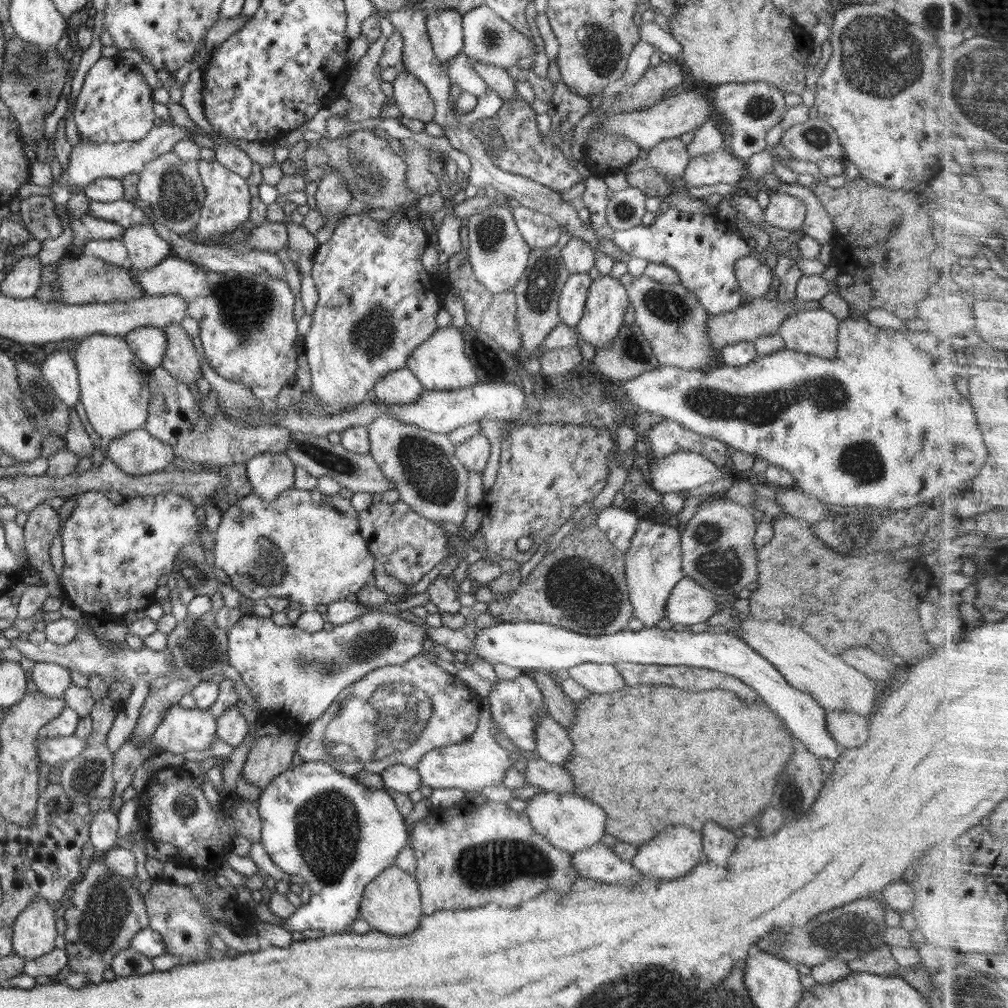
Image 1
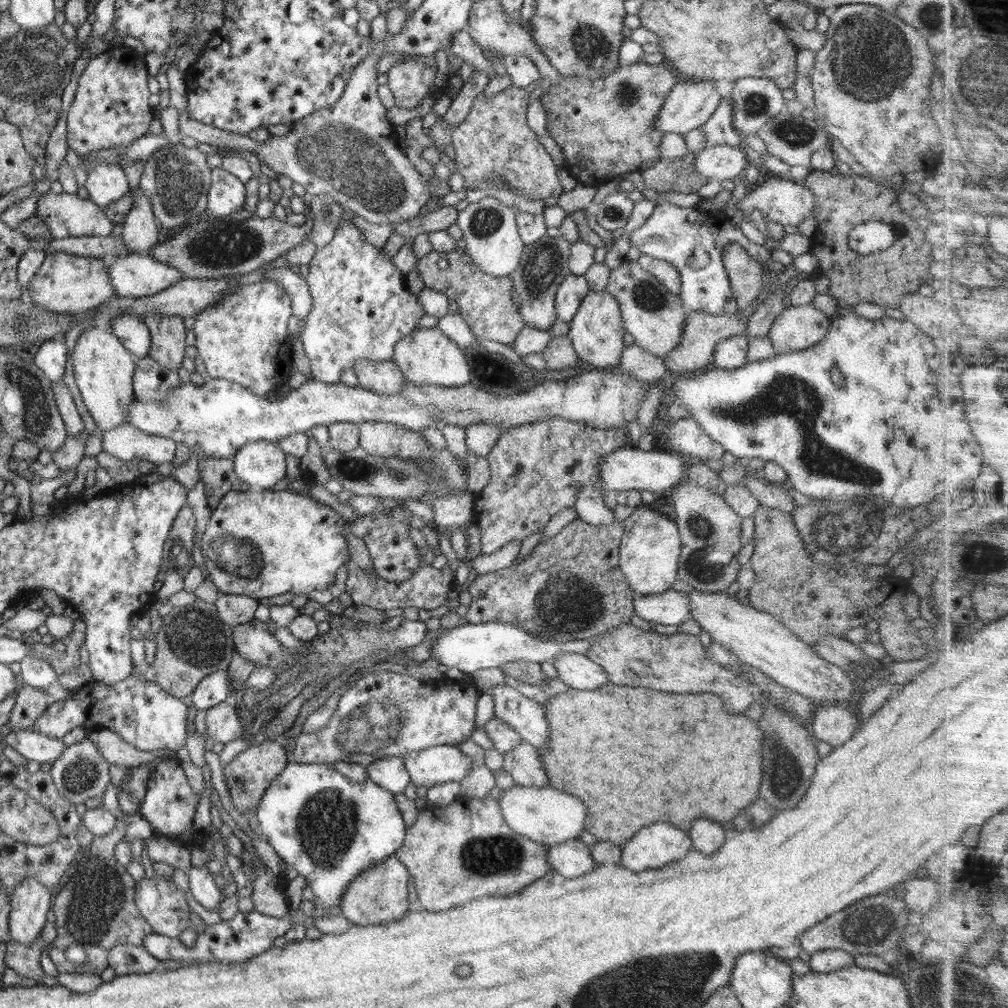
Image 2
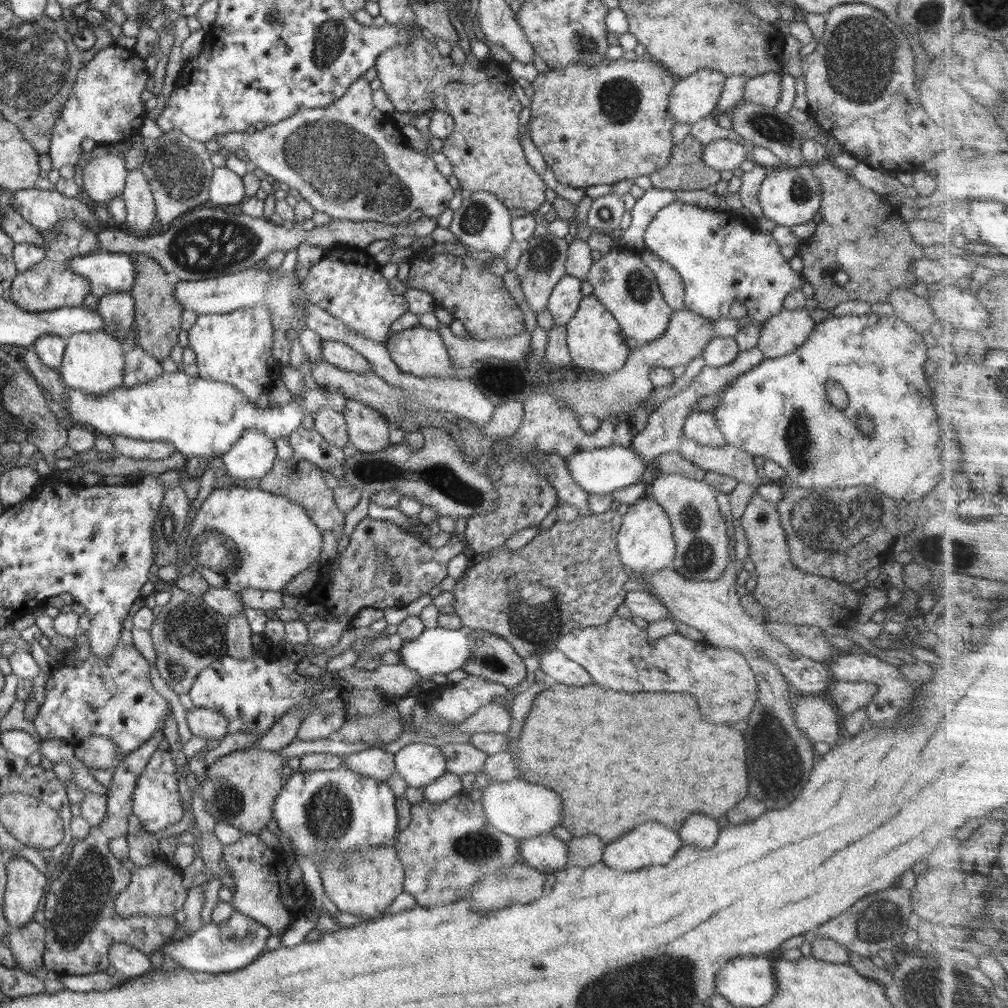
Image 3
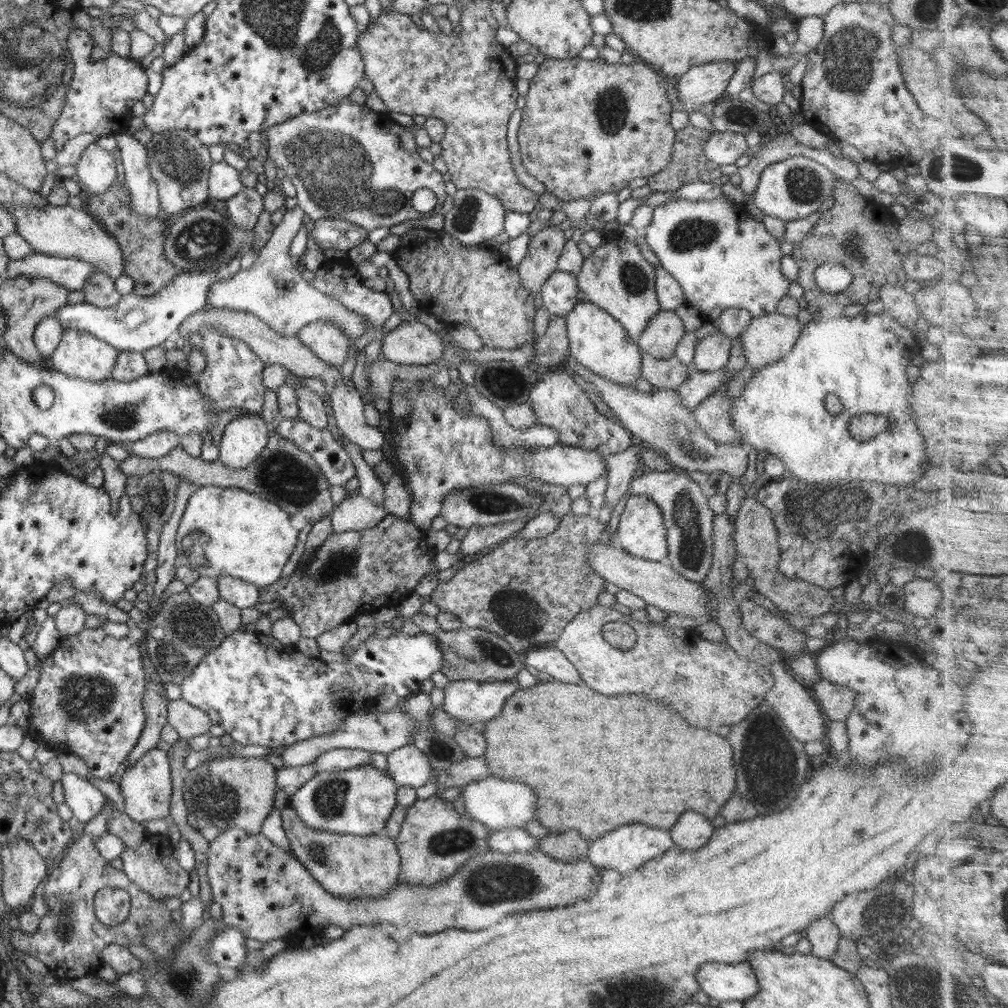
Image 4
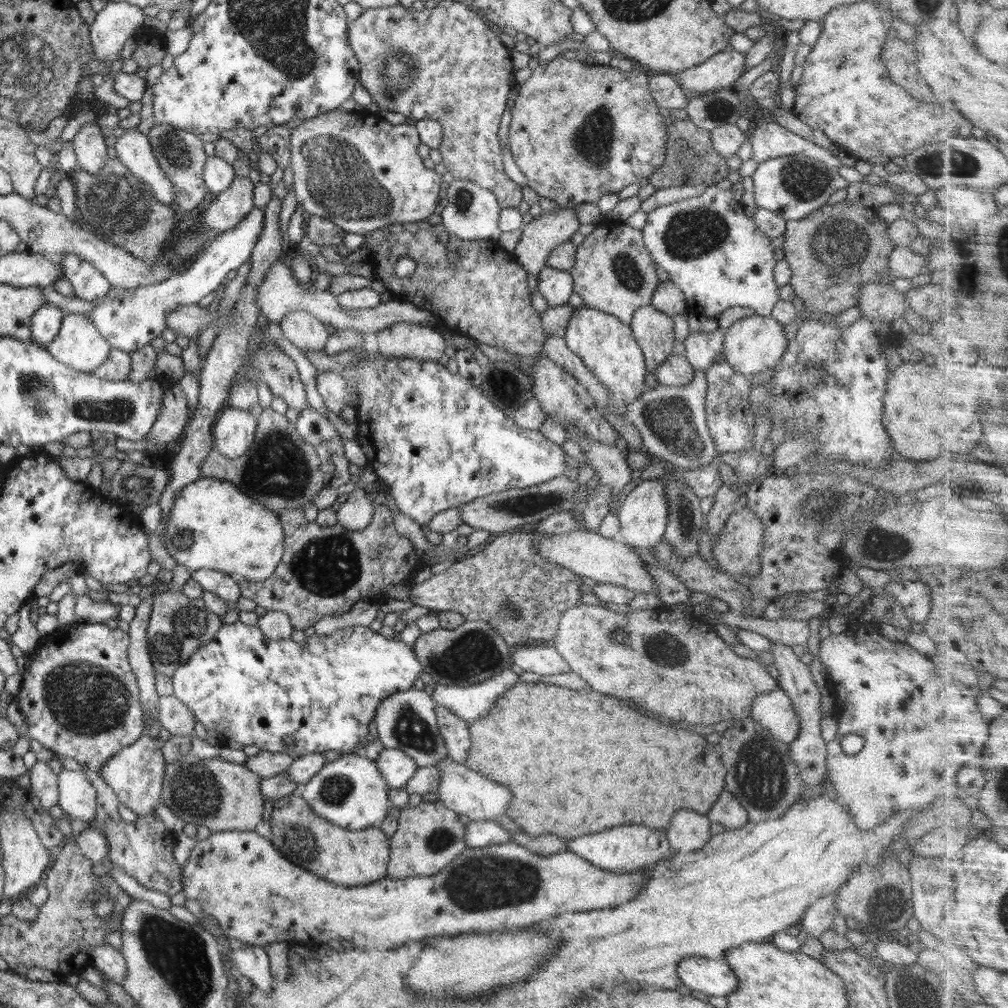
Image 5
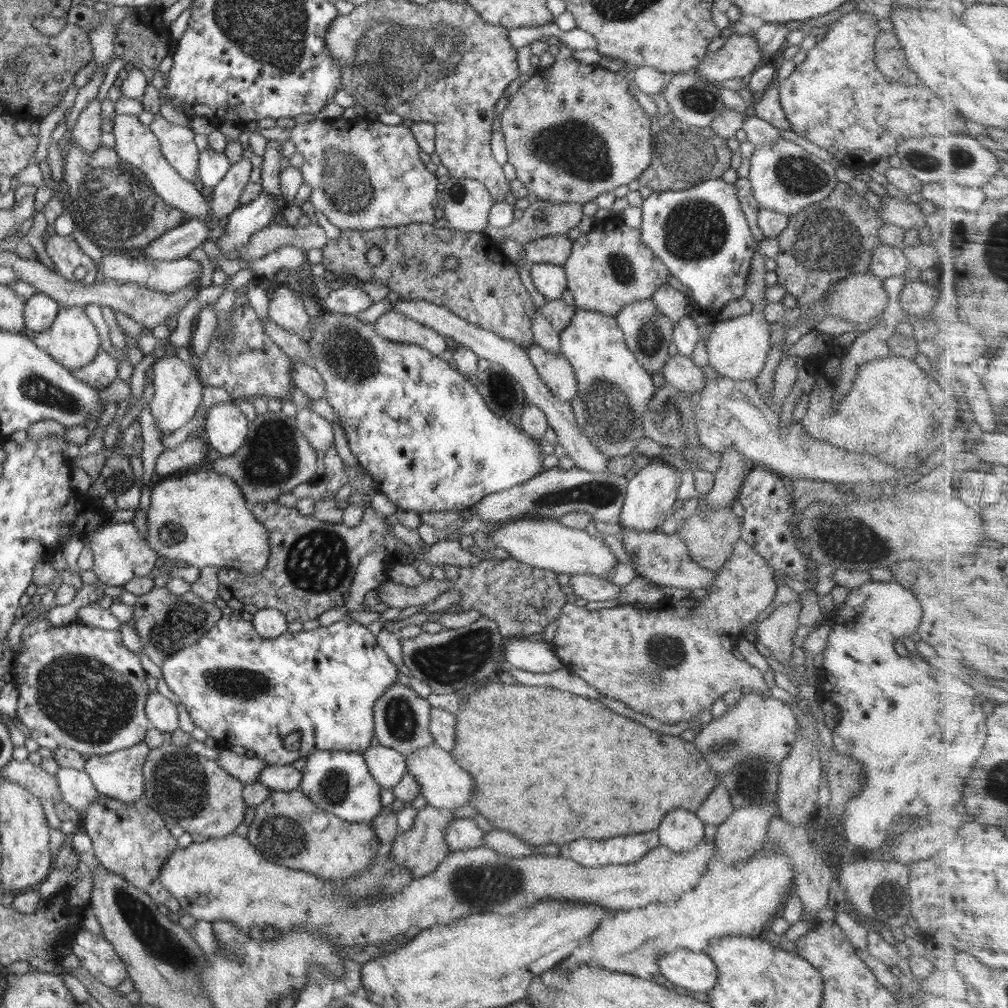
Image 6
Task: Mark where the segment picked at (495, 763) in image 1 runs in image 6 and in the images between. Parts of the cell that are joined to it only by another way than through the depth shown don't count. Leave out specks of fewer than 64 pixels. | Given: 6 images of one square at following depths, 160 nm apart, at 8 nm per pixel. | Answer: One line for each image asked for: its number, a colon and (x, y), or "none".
2: (438, 764)
3: (419, 764)
4: (408, 766)
5: (397, 768)
6: (387, 766)

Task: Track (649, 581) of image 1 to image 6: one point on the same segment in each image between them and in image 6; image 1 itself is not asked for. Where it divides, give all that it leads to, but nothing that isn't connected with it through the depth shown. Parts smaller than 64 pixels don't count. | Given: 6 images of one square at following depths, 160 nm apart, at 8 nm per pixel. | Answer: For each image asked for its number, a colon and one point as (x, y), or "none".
2: (650, 549)
3: (645, 543)
4: (641, 532)
5: (643, 515)
6: (651, 493)

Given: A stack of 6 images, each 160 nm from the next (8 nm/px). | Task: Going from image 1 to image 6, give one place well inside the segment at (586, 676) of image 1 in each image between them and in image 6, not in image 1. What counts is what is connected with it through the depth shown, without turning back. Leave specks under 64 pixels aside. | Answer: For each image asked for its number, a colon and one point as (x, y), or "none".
2: (576, 670)
3: (554, 663)
4: (552, 661)
5: (542, 660)
6: (539, 657)

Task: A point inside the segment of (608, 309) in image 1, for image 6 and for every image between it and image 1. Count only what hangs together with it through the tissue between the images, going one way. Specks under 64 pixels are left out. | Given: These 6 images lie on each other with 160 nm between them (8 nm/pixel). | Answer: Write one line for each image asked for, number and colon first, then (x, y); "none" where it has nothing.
2: (596, 330)
3: (595, 341)
4: (597, 341)
5: (606, 345)
6: (614, 390)

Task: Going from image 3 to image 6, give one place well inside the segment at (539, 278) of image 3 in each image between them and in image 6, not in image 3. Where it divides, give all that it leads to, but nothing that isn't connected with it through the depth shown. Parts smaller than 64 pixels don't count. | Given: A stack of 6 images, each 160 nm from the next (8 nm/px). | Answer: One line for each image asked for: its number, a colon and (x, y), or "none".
4: (545, 247)
5: (542, 234)
6: (541, 218)

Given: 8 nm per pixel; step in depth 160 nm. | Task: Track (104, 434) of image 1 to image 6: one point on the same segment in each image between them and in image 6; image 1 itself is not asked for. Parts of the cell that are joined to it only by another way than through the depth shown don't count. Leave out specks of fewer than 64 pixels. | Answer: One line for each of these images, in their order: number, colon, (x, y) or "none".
2: (104, 369)
3: (93, 363)
4: (80, 355)
5: (78, 344)
6: (72, 340)

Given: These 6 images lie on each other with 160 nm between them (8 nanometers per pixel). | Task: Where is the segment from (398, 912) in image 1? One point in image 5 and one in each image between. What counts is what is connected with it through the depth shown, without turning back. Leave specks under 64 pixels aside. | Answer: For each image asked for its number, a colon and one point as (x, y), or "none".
2: (380, 895)
3: (364, 883)
4: (353, 867)
5: (349, 858)

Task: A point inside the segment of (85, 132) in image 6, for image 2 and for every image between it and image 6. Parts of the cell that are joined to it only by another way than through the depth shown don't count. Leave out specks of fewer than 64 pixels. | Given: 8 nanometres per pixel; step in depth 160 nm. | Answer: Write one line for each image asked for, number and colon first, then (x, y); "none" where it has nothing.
2: (105, 184)
3: (104, 178)
4: (96, 171)
5: (89, 147)

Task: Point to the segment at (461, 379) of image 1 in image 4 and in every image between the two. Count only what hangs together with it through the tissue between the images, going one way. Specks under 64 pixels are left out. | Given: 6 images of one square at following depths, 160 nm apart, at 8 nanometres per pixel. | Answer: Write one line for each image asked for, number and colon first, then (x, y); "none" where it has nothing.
2: (426, 356)
3: (419, 351)
4: (411, 343)

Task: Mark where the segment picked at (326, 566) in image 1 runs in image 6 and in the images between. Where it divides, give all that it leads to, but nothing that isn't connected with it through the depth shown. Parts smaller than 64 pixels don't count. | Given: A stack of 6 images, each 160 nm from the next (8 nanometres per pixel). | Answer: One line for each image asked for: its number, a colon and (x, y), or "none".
2: (258, 543)
3: (239, 538)
4: (250, 538)
5: (213, 525)
6: (202, 518)

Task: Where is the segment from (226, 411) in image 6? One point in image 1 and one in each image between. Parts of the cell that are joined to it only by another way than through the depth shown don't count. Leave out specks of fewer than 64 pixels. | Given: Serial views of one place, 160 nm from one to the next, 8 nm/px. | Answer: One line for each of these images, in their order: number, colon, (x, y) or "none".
1: (270, 474)
2: (261, 464)
3: (253, 455)
4: (245, 438)
5: (233, 432)

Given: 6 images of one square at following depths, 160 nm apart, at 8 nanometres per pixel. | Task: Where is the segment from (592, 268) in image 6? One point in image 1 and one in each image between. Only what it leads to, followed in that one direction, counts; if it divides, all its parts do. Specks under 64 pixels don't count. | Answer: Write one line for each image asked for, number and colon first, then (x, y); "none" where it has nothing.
1: (672, 319)
2: (655, 317)
3: (621, 281)
4: (615, 276)
5: (613, 272)

